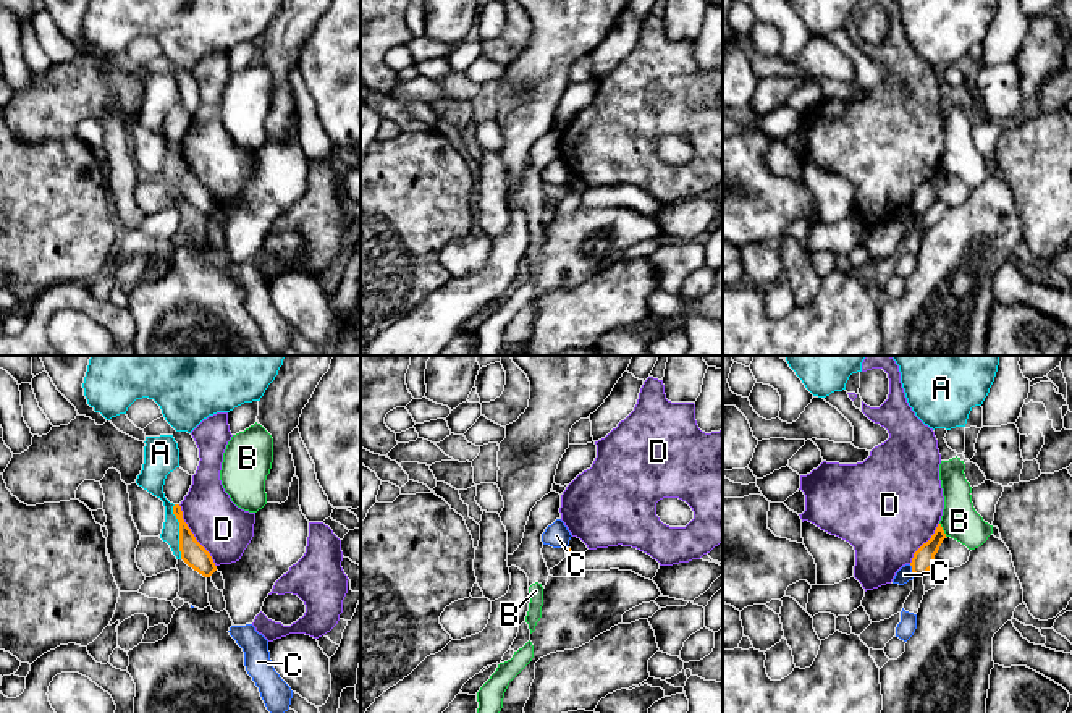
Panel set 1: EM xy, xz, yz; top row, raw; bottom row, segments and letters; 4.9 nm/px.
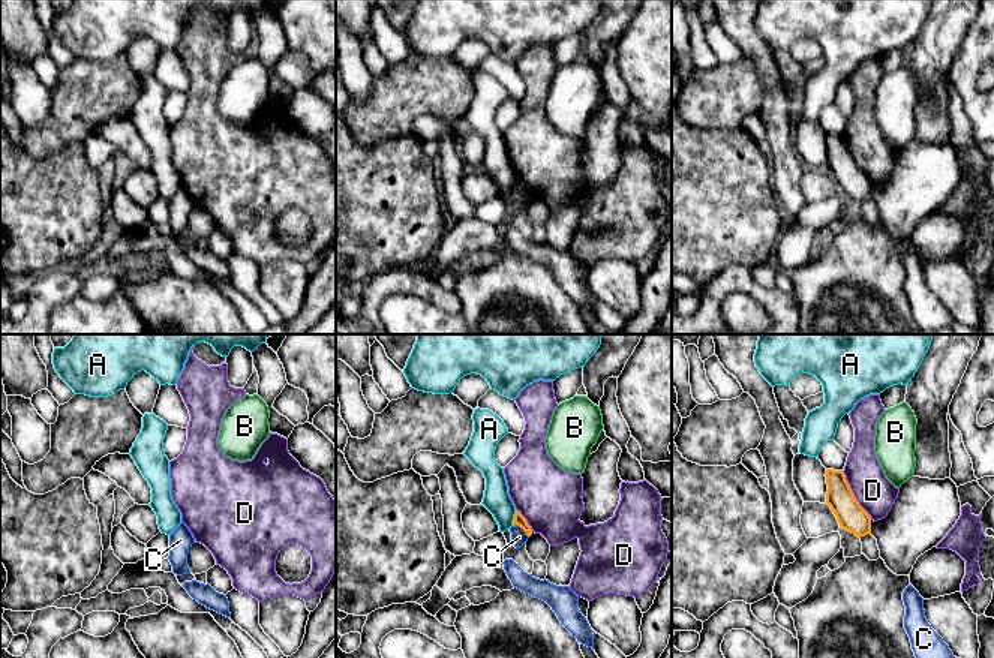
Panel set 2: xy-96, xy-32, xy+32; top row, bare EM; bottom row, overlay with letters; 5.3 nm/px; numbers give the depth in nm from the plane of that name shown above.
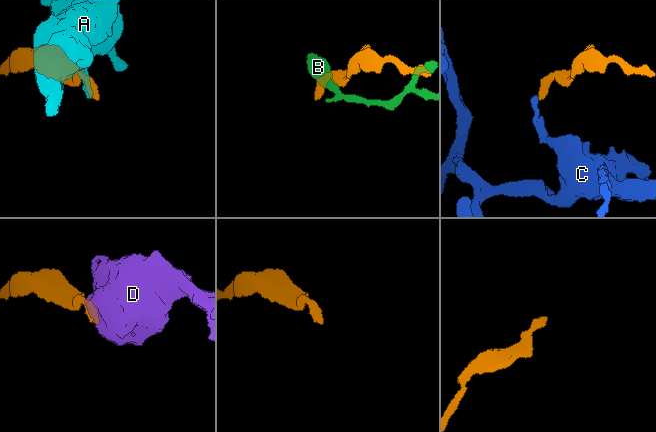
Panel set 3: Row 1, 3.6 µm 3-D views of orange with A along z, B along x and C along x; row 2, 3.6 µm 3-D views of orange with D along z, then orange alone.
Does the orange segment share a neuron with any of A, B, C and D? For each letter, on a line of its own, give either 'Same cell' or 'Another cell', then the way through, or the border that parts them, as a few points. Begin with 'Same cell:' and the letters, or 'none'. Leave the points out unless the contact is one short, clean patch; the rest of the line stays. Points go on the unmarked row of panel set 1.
Same cell: none
A: Another cell. Boundary: xy (173, 143), (181, 196)
B: Another cell
C: Another cell. Boundary: yz (909, 202), (915, 214)
D: Another cell. Boundary: xy (178, 143), (183, 159), (215, 204)

